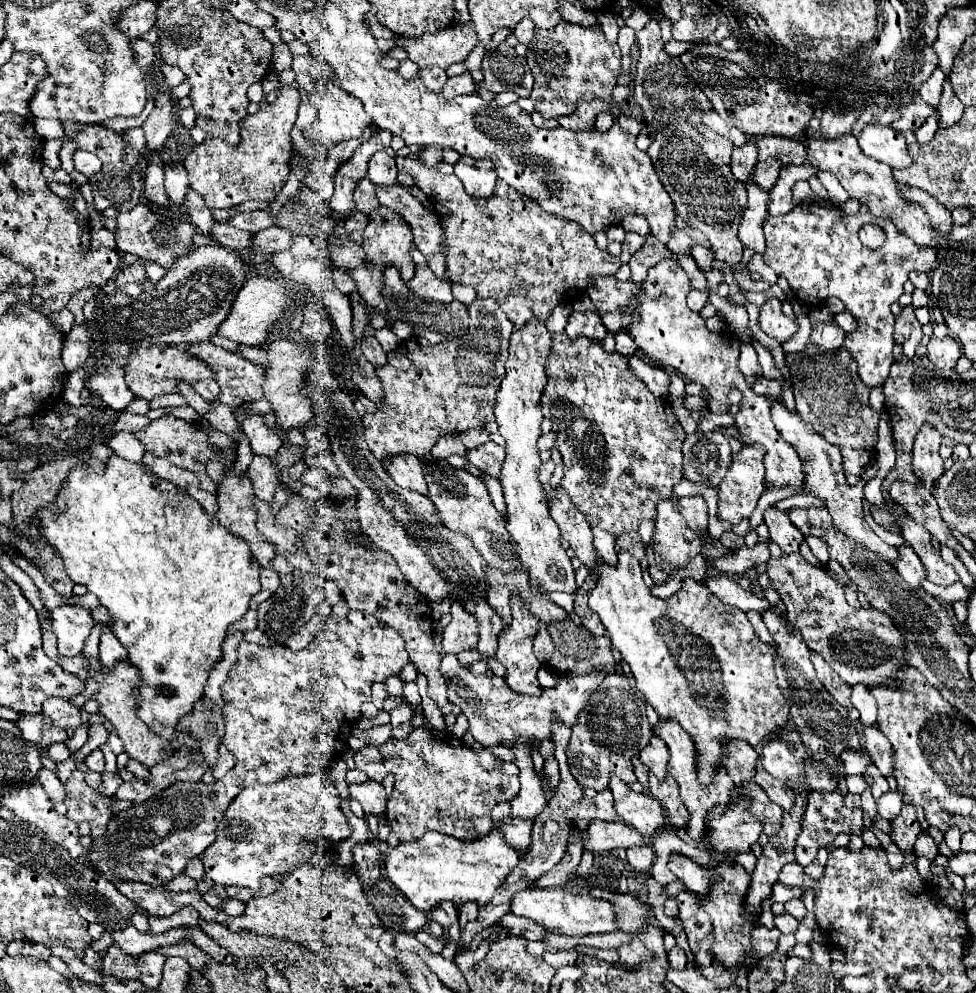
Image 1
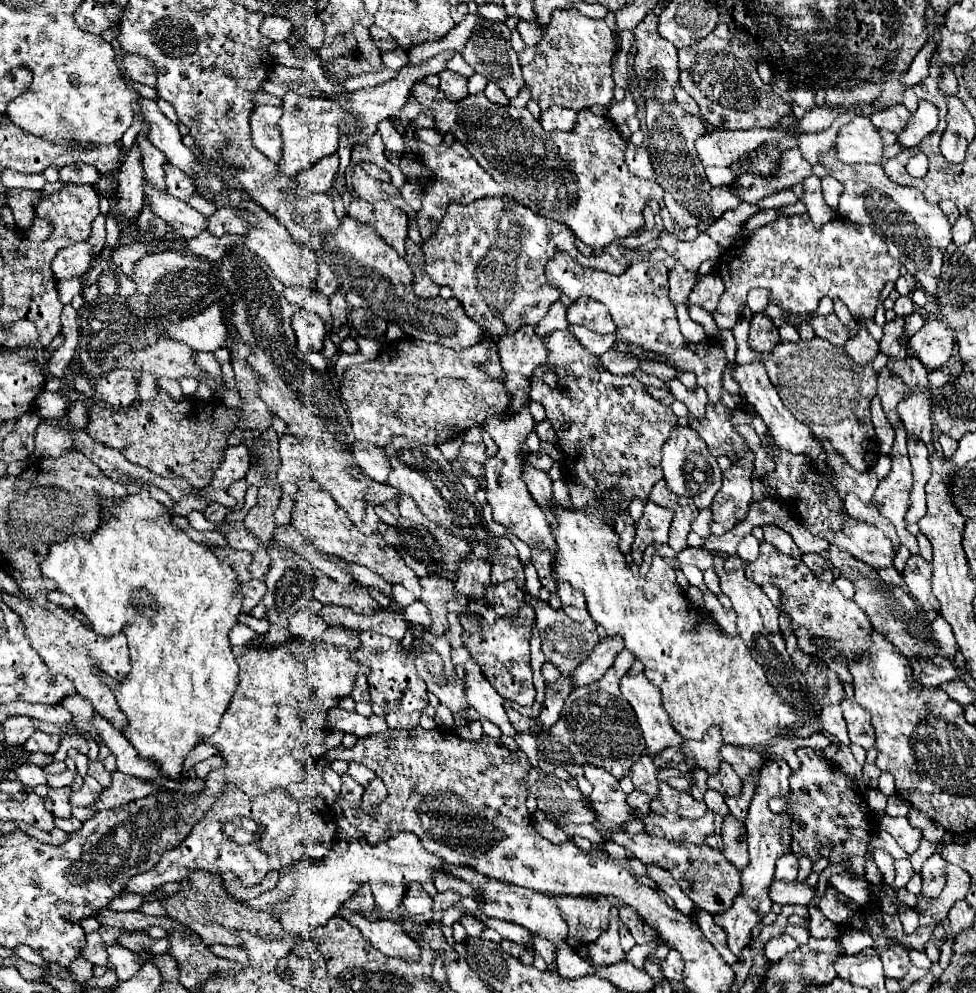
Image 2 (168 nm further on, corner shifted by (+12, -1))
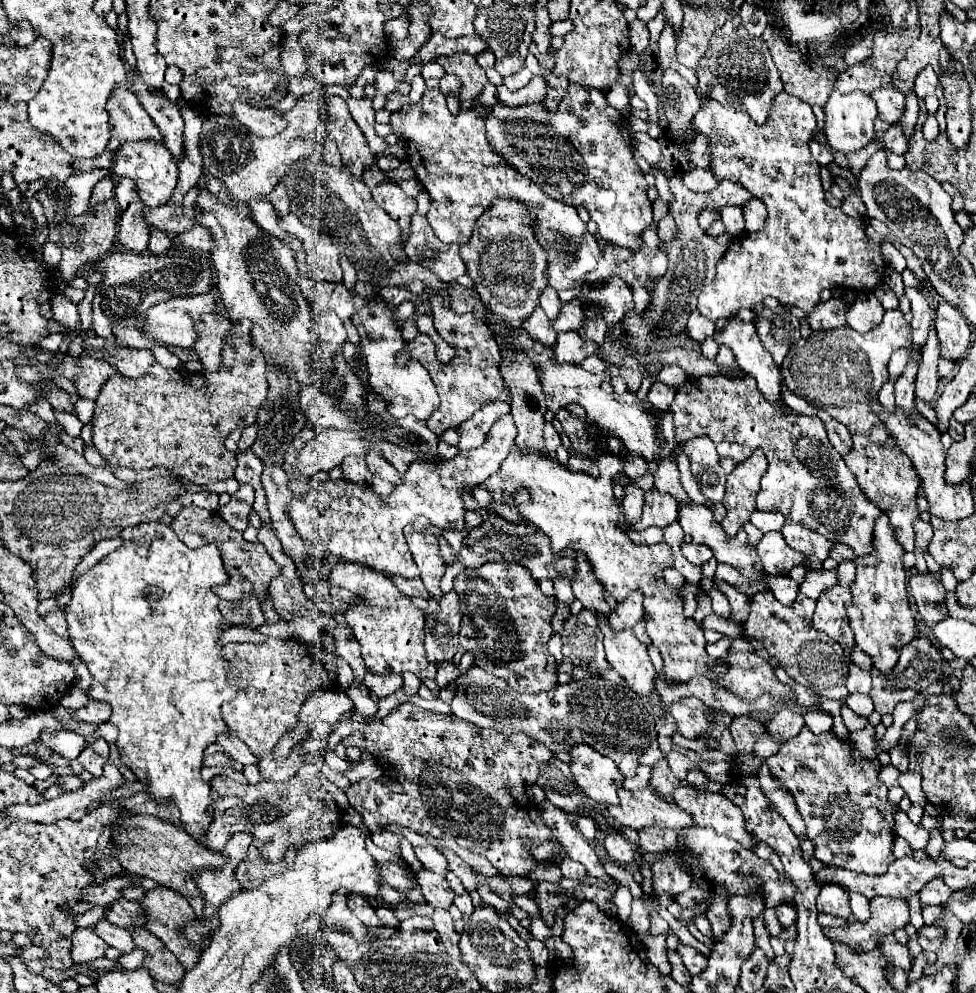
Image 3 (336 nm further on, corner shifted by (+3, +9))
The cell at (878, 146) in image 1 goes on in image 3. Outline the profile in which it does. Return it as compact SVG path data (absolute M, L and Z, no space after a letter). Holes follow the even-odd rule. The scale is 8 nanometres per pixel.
M859 90L849 92L849 94L831 92L831 96L825 104L825 136L827 136L829 146L843 154L865 148L875 136L875 130L873 130L875 118L877 118L877 106L869 94L859 92Z

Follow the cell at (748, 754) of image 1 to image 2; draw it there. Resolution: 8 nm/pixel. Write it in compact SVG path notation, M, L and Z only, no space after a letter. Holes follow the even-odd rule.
M712 726L702 742L696 740L682 740L682 752L686 756L690 756L700 768L704 768L708 774L716 774L720 768L720 746L722 746L722 736L720 736L720 728Z

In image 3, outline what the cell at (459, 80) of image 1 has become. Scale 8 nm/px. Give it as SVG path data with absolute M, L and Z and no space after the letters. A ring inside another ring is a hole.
M467 52L453 54L451 62L455 64L455 66L451 66L451 74L455 74L461 80L461 94L459 94L461 102L475 100L489 82L485 76L485 70L477 64L477 60L473 60L473 64L471 64L471 56Z

